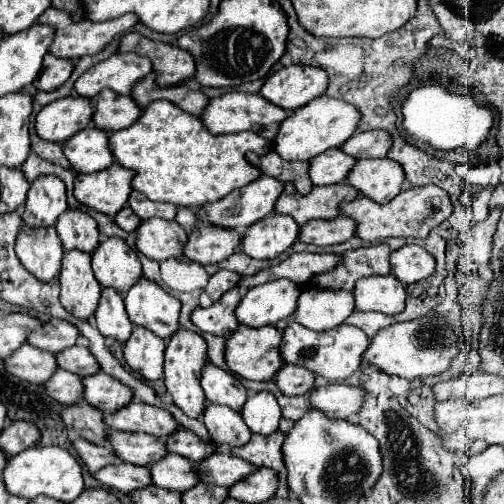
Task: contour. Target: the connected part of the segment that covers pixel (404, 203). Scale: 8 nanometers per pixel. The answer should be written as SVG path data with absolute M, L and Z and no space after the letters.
M425 185L425 187L413 187L407 191L401 191L393 201L389 203L375 203L367 197L357 197L349 203L341 203L339 213L347 215L355 221L355 235L363 241L383 241L387 237L415 237L425 239L431 229L441 225L453 211L453 205L449 201L449 195L441 191L437 185Z

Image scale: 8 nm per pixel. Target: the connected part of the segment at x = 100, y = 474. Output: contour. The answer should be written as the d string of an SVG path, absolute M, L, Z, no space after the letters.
M119 463L119 465L109 465L101 471L95 471L93 477L111 489L117 489L121 493L131 493L139 487L151 485L151 475L145 467L139 465L129 465L129 463Z

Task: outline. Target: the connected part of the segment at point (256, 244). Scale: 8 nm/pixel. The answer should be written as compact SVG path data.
M271 213L249 231L245 231L241 239L241 249L245 255L253 259L275 259L285 249L289 249L299 237L299 225L293 223L287 215Z

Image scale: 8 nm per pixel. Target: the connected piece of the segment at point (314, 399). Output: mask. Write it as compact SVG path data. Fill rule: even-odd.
M327 383L315 387L309 395L311 409L323 411L331 419L347 419L349 415L359 413L363 401L361 387L349 387L345 383Z

